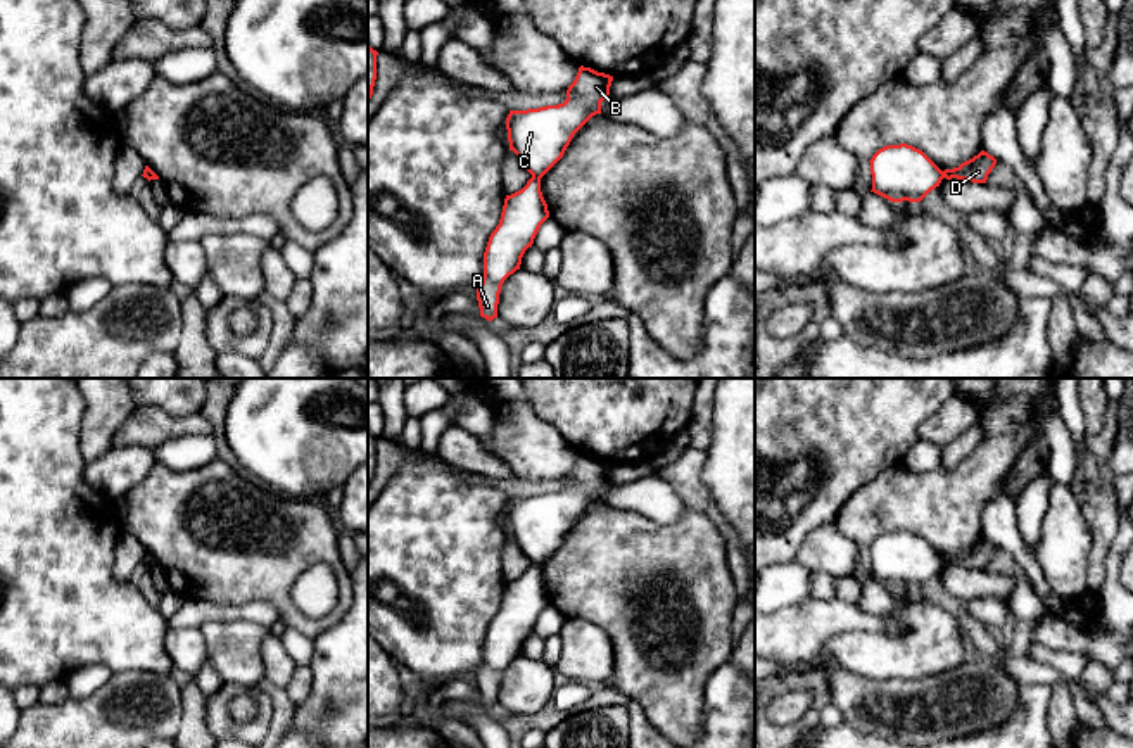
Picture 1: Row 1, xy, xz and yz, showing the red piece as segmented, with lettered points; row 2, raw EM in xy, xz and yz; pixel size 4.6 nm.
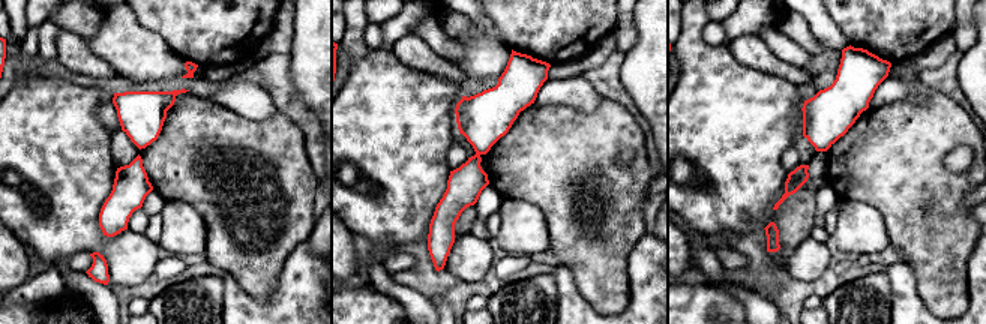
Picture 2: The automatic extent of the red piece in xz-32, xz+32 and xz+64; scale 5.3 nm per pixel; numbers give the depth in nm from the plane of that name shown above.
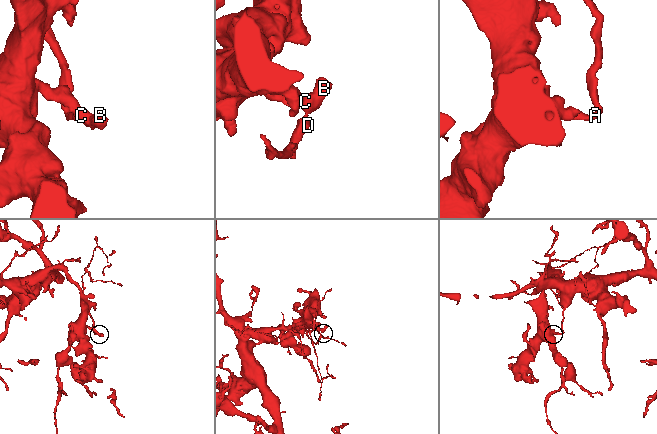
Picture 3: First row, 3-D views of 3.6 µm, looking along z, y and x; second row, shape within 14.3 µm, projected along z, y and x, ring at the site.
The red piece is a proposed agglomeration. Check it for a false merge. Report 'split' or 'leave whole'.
split

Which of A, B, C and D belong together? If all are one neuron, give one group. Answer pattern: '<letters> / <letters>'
A D / B C

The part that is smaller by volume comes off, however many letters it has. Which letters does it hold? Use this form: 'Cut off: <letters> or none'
Cut off: A, D

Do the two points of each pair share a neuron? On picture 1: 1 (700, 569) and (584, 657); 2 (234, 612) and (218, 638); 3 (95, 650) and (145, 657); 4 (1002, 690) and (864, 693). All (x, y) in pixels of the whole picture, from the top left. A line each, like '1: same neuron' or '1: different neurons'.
1: different neurons
2: different neurons
3: same neuron
4: same neuron

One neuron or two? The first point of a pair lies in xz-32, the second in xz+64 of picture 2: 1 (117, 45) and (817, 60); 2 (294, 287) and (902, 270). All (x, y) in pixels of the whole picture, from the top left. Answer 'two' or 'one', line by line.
1: one
2: one

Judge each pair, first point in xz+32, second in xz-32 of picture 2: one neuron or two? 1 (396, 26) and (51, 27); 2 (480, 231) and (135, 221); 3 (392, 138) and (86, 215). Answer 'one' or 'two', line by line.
1: one
2: one
3: one

